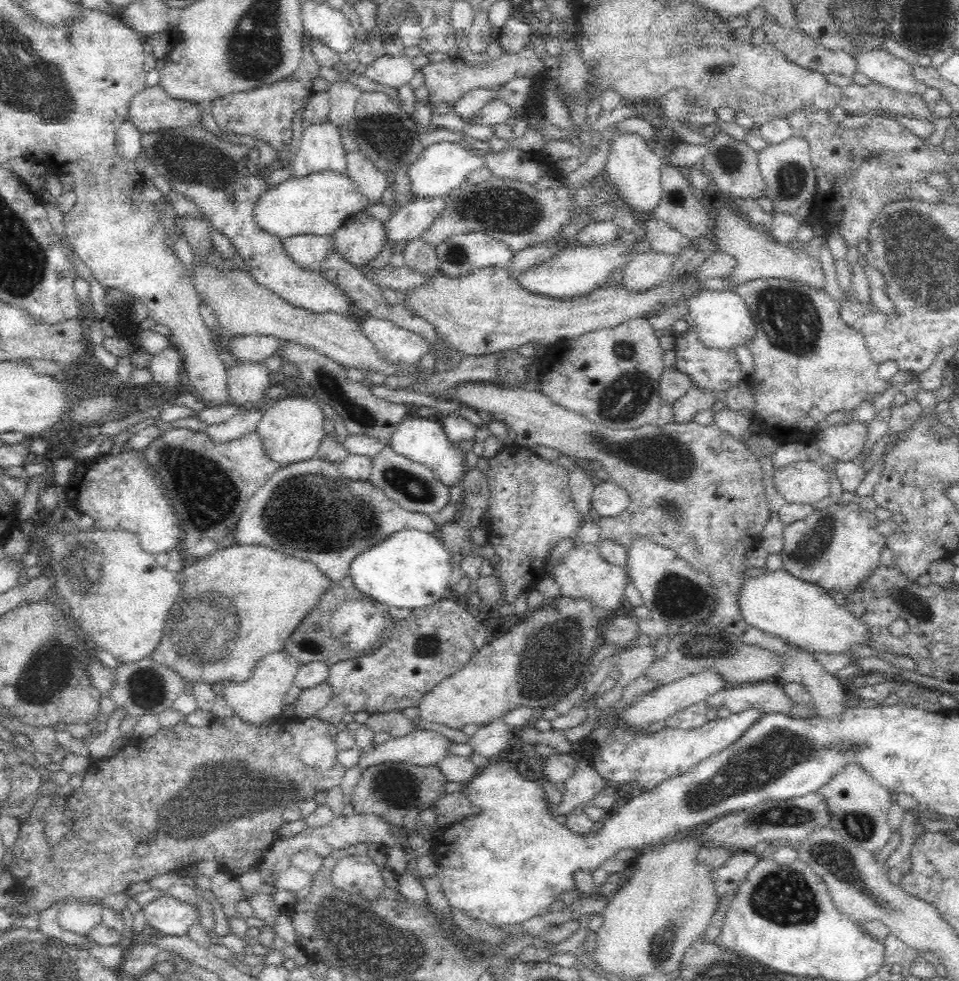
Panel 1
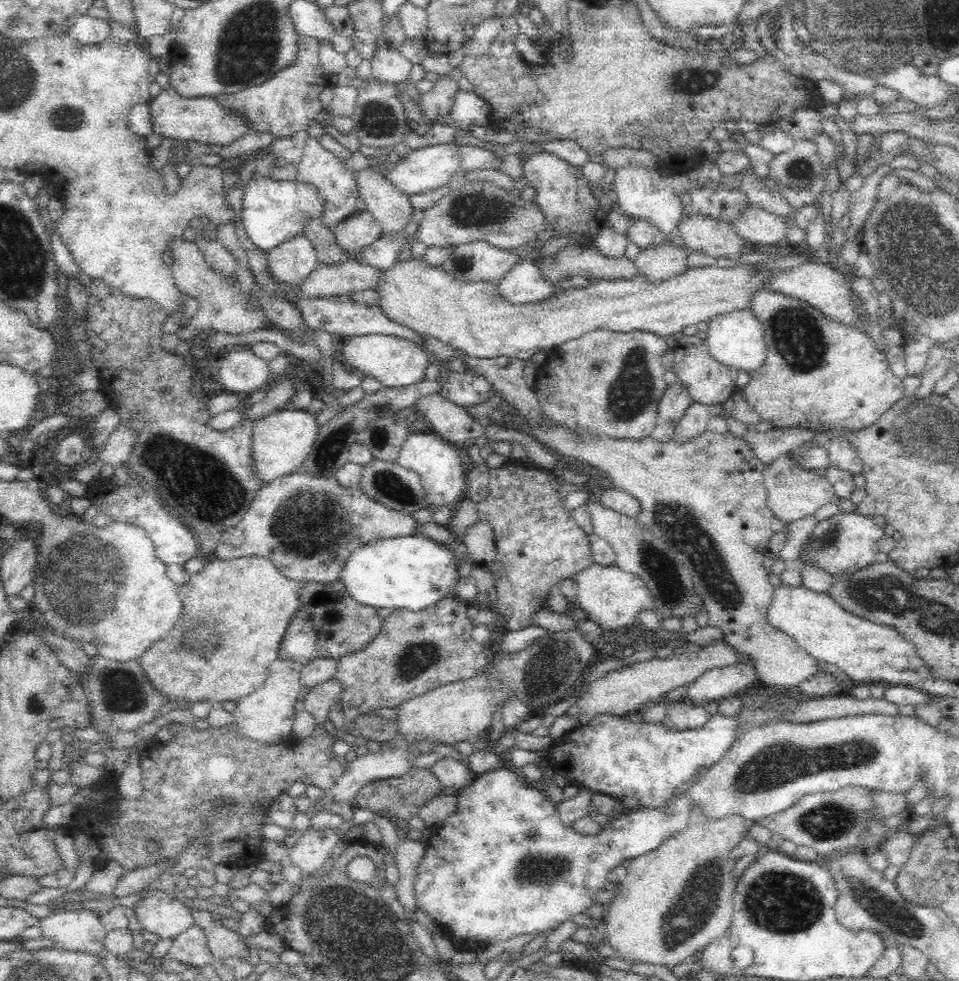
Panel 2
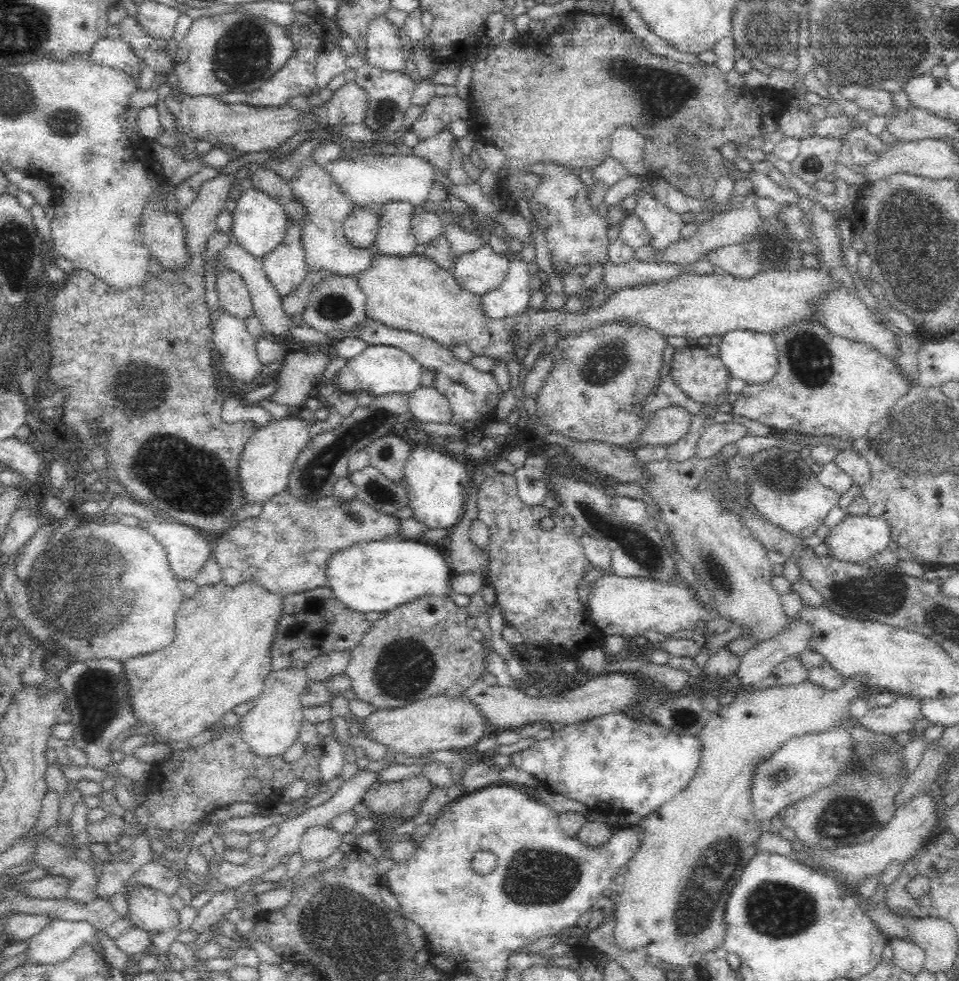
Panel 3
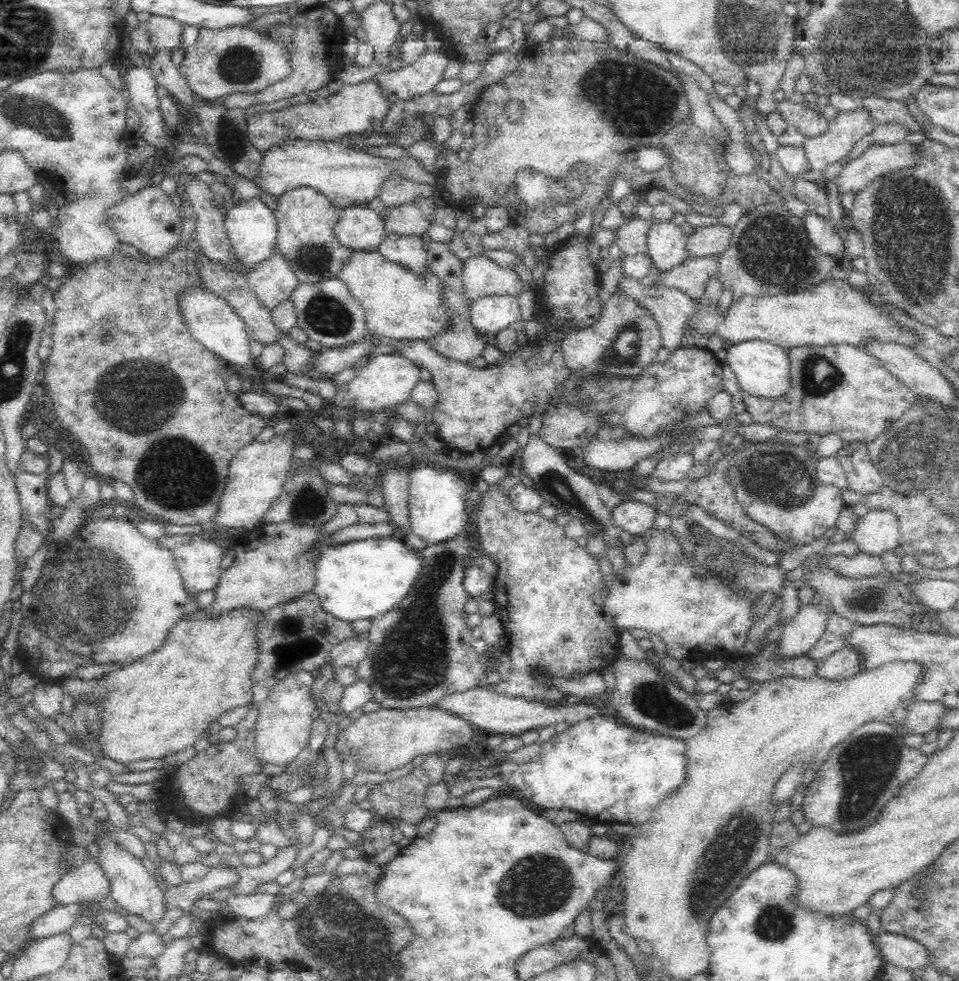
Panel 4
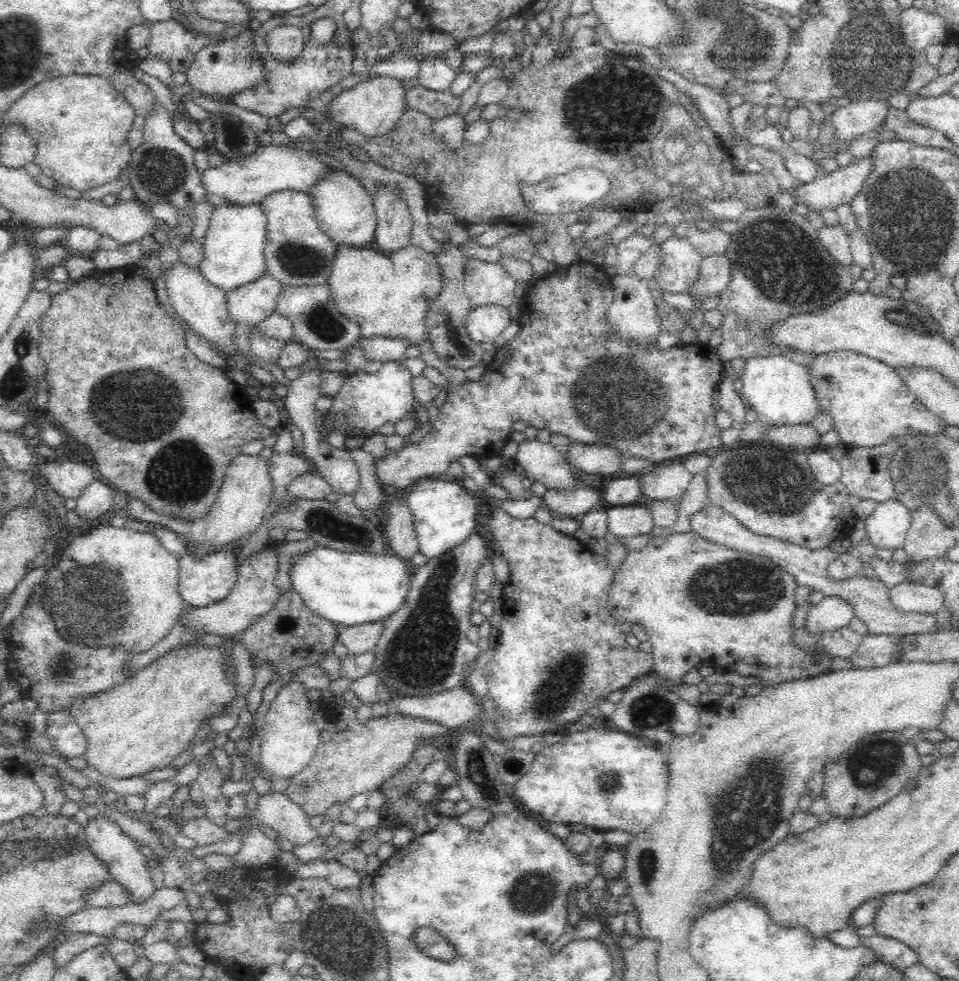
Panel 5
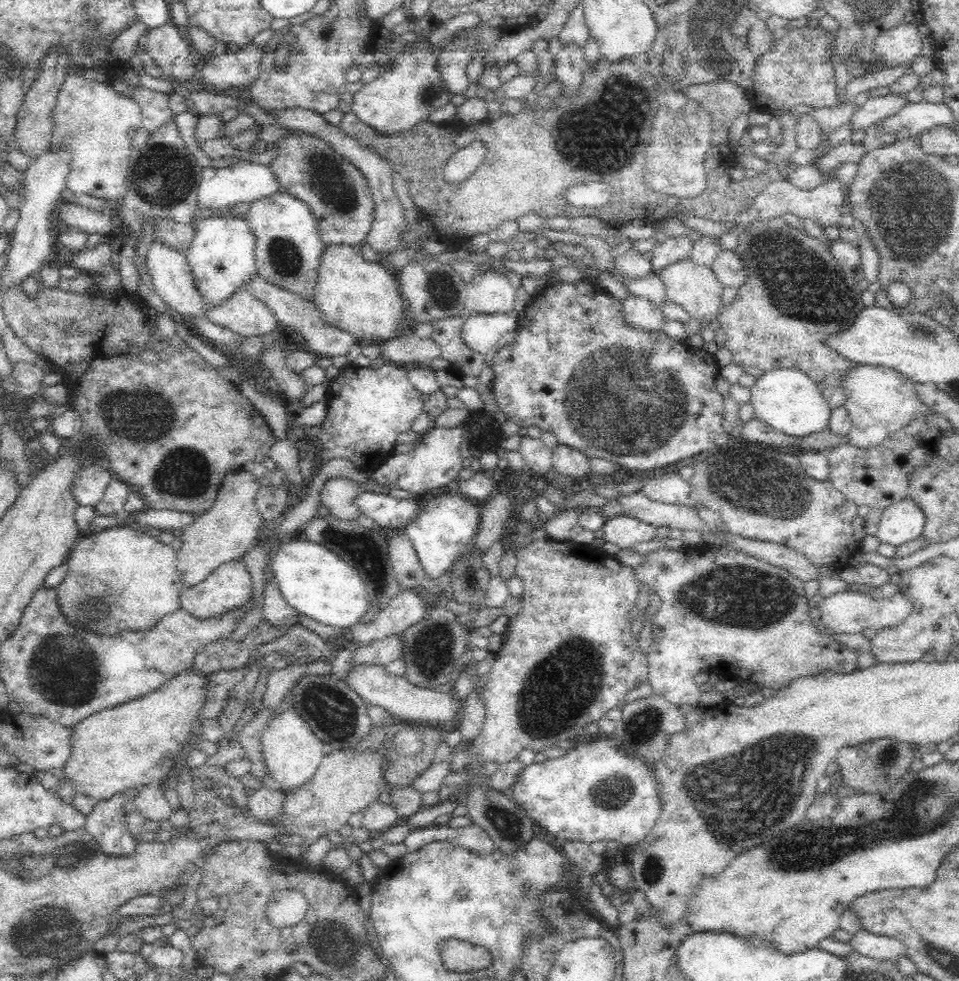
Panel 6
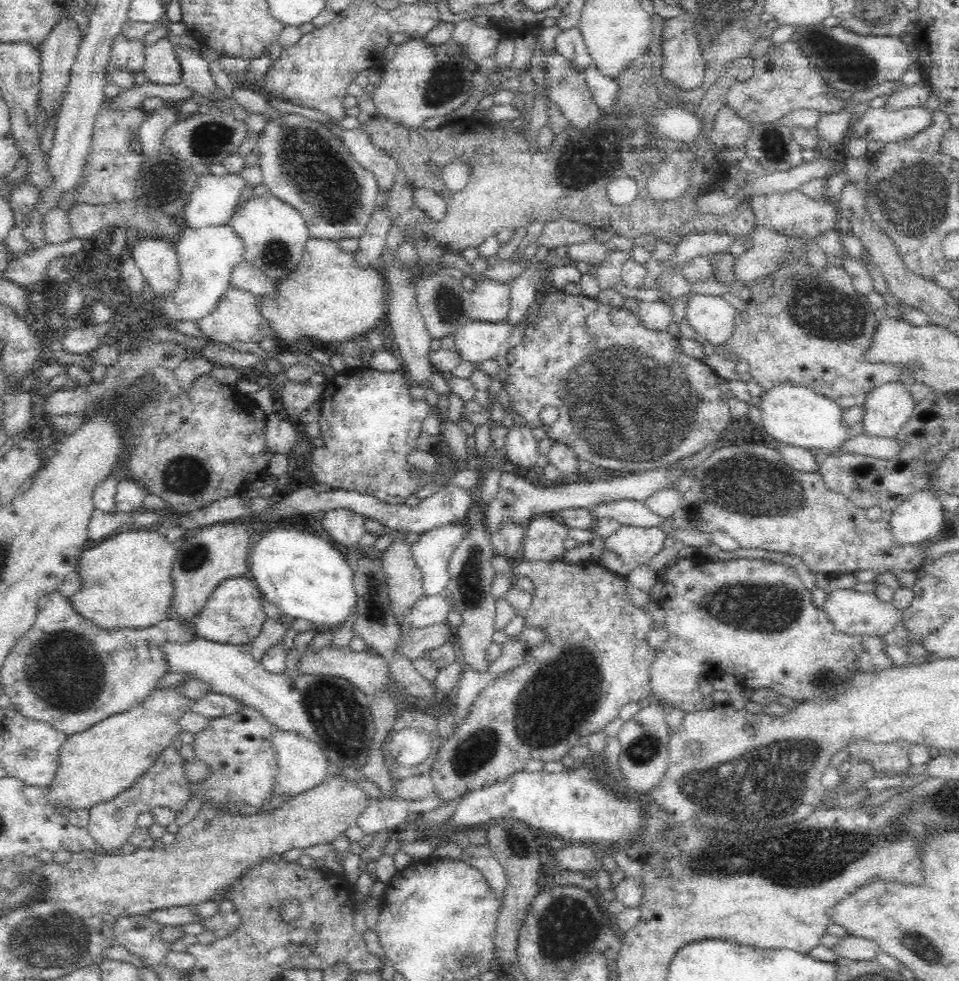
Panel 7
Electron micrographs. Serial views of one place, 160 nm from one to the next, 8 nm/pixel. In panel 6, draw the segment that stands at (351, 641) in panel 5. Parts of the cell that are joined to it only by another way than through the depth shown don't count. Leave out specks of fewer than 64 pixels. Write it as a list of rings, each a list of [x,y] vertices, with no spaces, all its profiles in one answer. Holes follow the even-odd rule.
[[[401,590],[372,622],[361,622],[350,627],[353,646],[372,644],[376,640],[399,634],[411,625],[418,624],[424,616],[426,604],[425,599],[420,597],[420,592]]]

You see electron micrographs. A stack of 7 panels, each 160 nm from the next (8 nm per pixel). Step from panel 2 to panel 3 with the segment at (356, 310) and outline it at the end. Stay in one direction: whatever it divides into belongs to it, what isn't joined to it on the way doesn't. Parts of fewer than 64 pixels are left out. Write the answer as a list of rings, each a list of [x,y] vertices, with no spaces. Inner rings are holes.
[[[364,315],[356,324],[349,329],[336,329],[327,333],[328,338],[346,339],[349,337],[361,337],[366,344],[396,345],[410,353],[422,367],[423,370],[432,372],[434,382],[432,387],[440,392],[450,404],[454,412],[453,424],[461,425],[471,422],[470,428],[482,428],[494,418],[497,404],[501,398],[502,391],[490,372],[481,372],[470,363],[458,363],[450,350],[434,342],[434,340],[423,338],[414,332],[405,329],[392,329],[384,323]]]

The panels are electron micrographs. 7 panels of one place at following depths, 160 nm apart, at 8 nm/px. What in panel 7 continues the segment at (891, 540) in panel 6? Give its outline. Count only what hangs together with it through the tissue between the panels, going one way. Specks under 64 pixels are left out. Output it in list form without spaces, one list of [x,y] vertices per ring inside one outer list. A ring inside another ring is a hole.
[[[928,490],[902,501],[889,520],[893,543],[909,545],[934,539],[943,528],[943,508],[939,497]]]

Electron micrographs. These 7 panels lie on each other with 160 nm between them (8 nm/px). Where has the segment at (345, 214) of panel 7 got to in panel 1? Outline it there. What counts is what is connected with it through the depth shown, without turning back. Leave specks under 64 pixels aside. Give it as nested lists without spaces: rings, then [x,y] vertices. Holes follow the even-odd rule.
[[[362,212],[334,233],[333,246],[348,264],[361,268],[374,260],[386,243],[386,224]]]

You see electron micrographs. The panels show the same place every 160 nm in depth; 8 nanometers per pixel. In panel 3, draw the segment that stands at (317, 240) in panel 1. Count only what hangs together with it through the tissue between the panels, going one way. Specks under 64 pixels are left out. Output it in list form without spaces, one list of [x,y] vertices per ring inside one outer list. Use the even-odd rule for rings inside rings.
[[[290,219],[285,239],[262,259],[265,275],[278,294],[283,297],[294,292],[308,272],[300,226]]]

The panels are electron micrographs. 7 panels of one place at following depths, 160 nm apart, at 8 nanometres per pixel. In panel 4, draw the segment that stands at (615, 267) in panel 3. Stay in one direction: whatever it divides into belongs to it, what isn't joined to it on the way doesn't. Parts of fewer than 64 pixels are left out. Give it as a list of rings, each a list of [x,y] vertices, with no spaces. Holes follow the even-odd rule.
[[[691,257],[682,264],[656,274],[660,287],[678,289],[692,300],[698,299],[705,292],[710,278],[717,274],[717,257]]]

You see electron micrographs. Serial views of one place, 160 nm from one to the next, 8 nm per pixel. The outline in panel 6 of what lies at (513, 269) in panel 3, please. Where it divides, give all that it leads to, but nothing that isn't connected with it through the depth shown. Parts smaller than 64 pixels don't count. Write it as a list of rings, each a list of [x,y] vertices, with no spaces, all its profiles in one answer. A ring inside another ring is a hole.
[[[472,313],[465,315],[464,343],[475,352],[486,354],[496,347],[503,334],[517,331],[518,313]]]

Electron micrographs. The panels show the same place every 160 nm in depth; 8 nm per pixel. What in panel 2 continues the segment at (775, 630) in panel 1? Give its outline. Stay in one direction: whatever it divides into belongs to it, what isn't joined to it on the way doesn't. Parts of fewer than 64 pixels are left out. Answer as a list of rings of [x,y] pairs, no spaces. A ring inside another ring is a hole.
[[[784,583],[780,584],[780,586],[776,586],[773,588],[773,595],[771,596],[770,602],[766,607],[766,612],[764,613],[764,619],[766,623],[773,627],[778,631],[782,631],[786,633],[789,637],[792,637],[800,648],[804,649],[810,656],[813,656],[817,662],[829,662],[834,666],[837,666],[842,672],[844,672],[847,679],[852,679],[857,684],[864,683],[880,683],[884,682],[886,686],[891,685],[902,685],[909,686],[914,688],[920,688],[919,683],[920,680],[933,679],[933,676],[929,674],[924,661],[918,656],[917,650],[913,644],[910,644],[907,640],[902,638],[894,628],[891,628],[889,625],[878,625],[861,618],[861,616],[856,616],[851,612],[848,612],[845,608],[842,608],[842,605],[837,603],[837,600],[834,600],[833,597],[828,595],[828,593],[819,593],[810,590],[806,585],[785,585]]]

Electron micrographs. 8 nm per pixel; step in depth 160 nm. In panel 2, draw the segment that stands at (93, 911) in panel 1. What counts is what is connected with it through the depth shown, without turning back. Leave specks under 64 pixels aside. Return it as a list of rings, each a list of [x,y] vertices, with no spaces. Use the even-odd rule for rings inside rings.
[[[62,909],[50,913],[39,922],[42,934],[53,943],[54,948],[70,950],[71,952],[88,952],[100,958],[103,951],[103,940],[107,930],[101,917],[94,912],[80,909]]]

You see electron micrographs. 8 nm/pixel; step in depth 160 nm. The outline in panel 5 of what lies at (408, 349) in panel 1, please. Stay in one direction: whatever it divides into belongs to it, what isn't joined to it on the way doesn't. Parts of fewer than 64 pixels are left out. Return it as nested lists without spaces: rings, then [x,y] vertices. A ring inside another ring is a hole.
[[[400,361],[384,362],[376,373],[369,374],[361,370],[349,375],[341,390],[333,397],[333,406],[330,410],[330,414],[343,414],[349,418],[334,429],[344,431],[346,435],[358,430],[376,432],[387,423],[395,425],[401,420],[414,416],[413,380],[408,368]]]

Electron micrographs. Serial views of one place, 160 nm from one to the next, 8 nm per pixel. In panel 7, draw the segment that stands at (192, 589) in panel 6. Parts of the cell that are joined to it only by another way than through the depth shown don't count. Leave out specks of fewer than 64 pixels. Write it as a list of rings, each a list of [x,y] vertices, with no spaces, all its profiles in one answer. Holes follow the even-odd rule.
[[[249,575],[226,577],[216,585],[204,606],[194,614],[191,624],[202,639],[222,644],[248,644],[258,636],[267,616],[261,605],[260,595]]]

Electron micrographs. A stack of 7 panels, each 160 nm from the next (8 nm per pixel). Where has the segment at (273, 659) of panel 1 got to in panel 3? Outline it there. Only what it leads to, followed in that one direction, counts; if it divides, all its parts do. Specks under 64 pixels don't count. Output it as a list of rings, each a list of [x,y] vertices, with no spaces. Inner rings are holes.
[[[303,668],[272,669],[265,678],[264,688],[254,702],[254,708],[242,715],[239,727],[244,742],[252,752],[262,756],[284,754],[299,738],[304,721],[304,707],[300,703],[300,694],[309,684]]]

